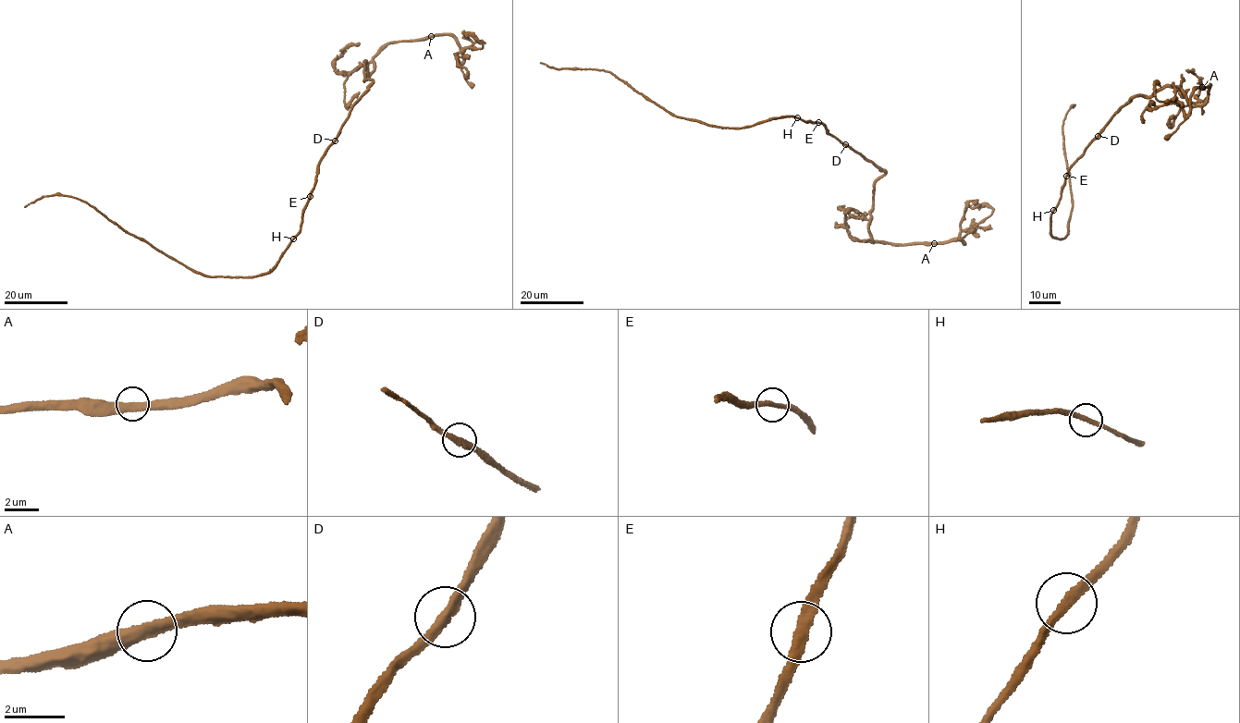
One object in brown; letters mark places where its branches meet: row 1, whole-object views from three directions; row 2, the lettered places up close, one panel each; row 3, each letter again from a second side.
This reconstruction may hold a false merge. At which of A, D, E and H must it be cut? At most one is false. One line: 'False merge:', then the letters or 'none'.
False merge: none

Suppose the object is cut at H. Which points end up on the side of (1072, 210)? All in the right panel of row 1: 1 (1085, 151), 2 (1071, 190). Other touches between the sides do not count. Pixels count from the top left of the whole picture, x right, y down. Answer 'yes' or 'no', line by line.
1: no
2: yes

